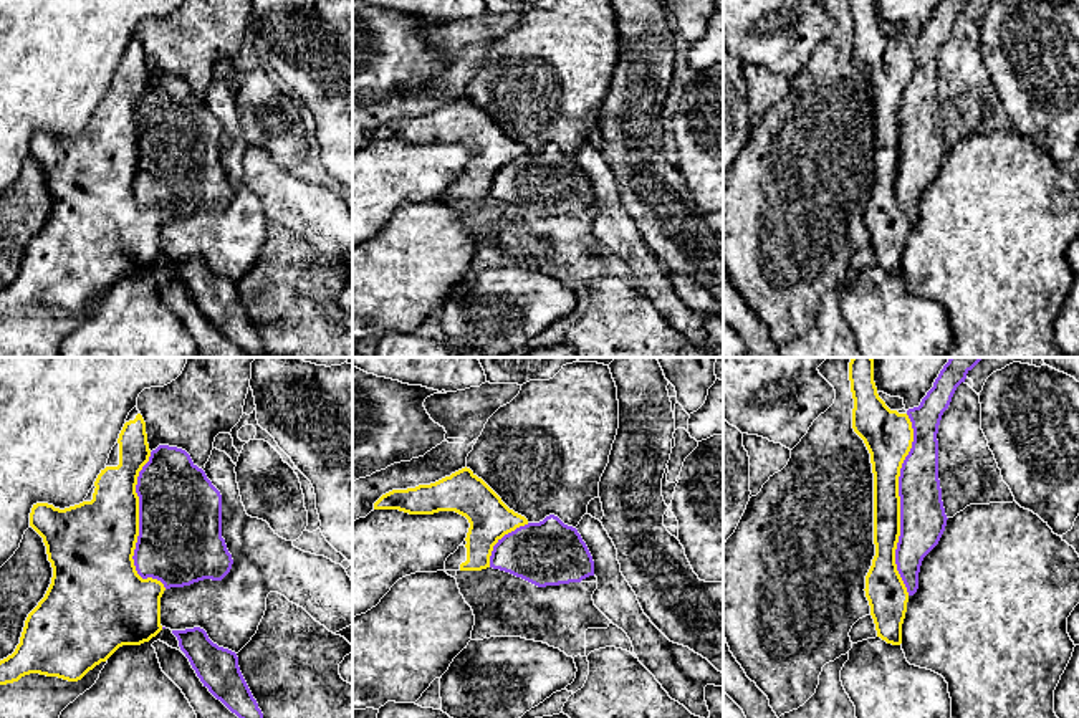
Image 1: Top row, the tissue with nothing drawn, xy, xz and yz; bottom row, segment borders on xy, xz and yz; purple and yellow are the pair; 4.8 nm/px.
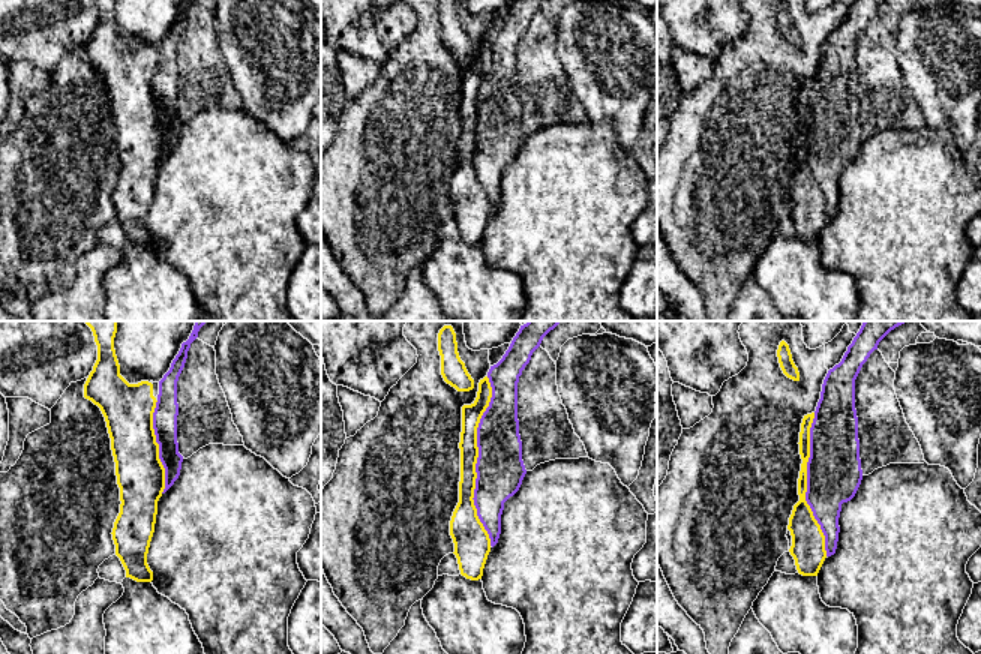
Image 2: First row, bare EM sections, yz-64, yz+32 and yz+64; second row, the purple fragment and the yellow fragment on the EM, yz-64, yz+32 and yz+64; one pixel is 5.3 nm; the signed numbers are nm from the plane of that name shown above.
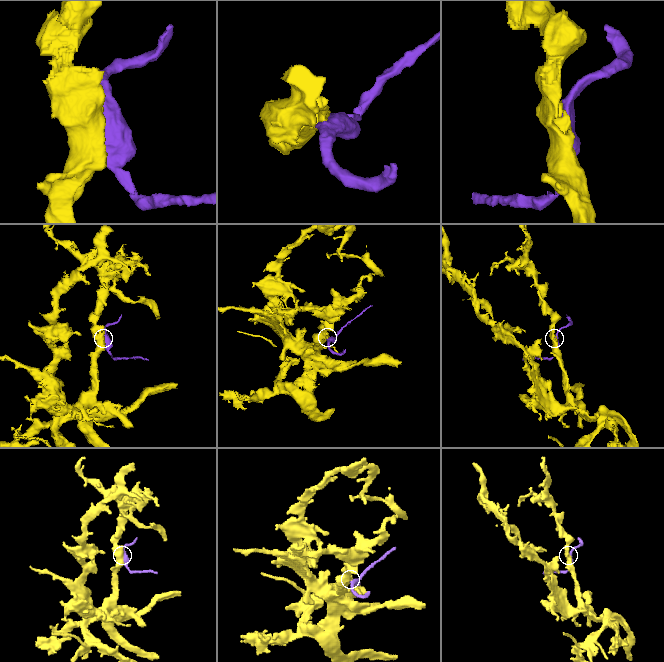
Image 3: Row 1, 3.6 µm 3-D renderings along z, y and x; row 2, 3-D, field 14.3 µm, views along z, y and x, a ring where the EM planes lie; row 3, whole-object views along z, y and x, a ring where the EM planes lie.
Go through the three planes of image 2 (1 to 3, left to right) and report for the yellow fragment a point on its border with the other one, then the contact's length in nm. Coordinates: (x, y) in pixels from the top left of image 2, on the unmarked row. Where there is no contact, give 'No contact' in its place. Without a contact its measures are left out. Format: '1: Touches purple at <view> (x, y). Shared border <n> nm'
1: Touches purple at yz-64 (159, 111). Shared border 500 nm
2: Touches purple at yz+32 (477, 125). Shared border 900 nm
3: Touches purple at yz+64 (807, 149). Shared border 750 nm

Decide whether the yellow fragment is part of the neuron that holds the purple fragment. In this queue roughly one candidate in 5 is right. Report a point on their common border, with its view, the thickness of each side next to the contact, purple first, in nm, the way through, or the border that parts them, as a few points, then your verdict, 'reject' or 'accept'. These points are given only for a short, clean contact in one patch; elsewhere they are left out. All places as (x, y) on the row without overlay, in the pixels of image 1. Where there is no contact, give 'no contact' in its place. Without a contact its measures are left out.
meets purple in yz at (901, 134); 220 nm thick on the purple side, 160 nm on the other; reject

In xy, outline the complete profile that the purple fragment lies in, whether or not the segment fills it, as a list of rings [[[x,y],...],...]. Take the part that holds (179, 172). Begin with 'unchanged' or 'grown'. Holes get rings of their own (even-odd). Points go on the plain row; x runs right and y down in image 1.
unchanged; [[[159,74],[137,106],[139,165],[134,195],[142,208],[152,207],[165,218],[212,208],[222,210],[233,189],[222,167],[222,124],[190,84],[177,76]]]

